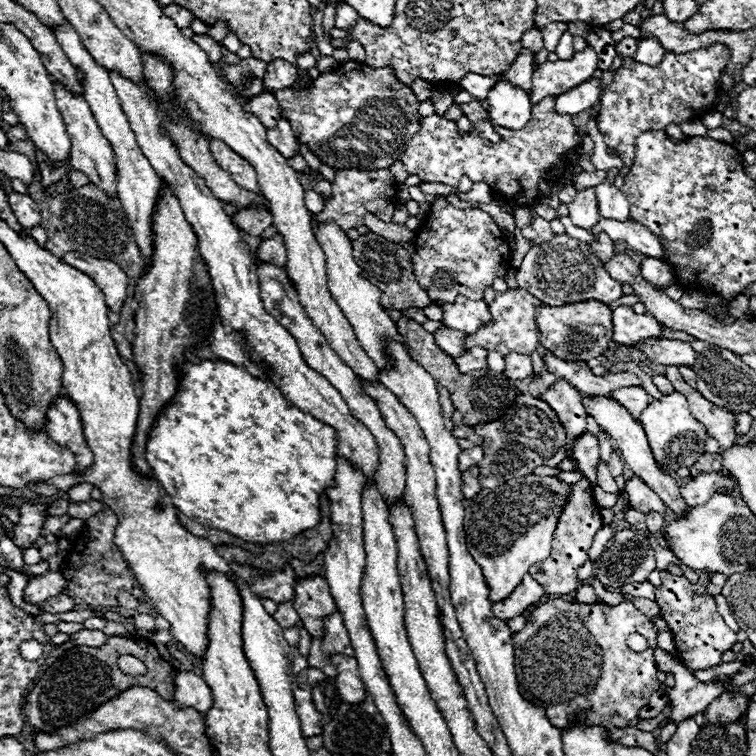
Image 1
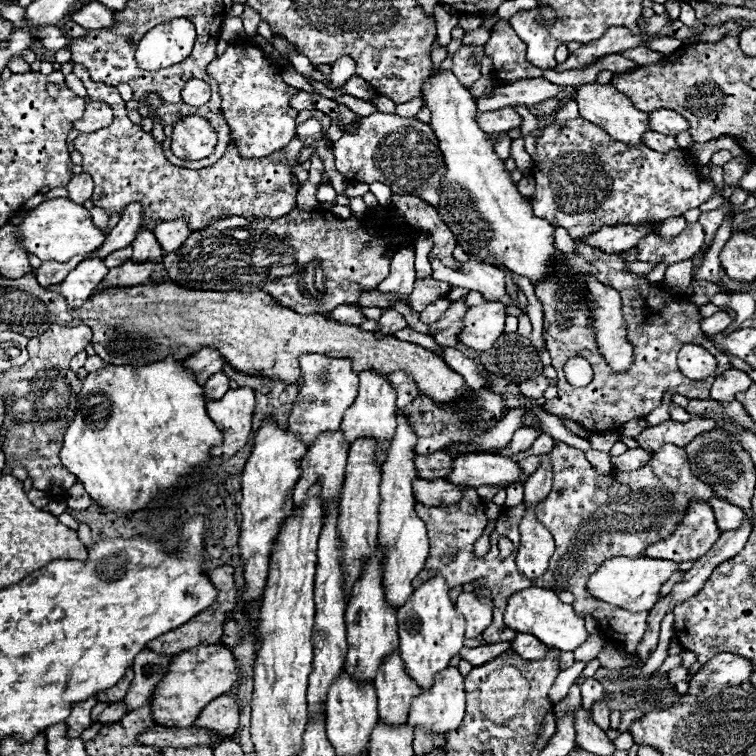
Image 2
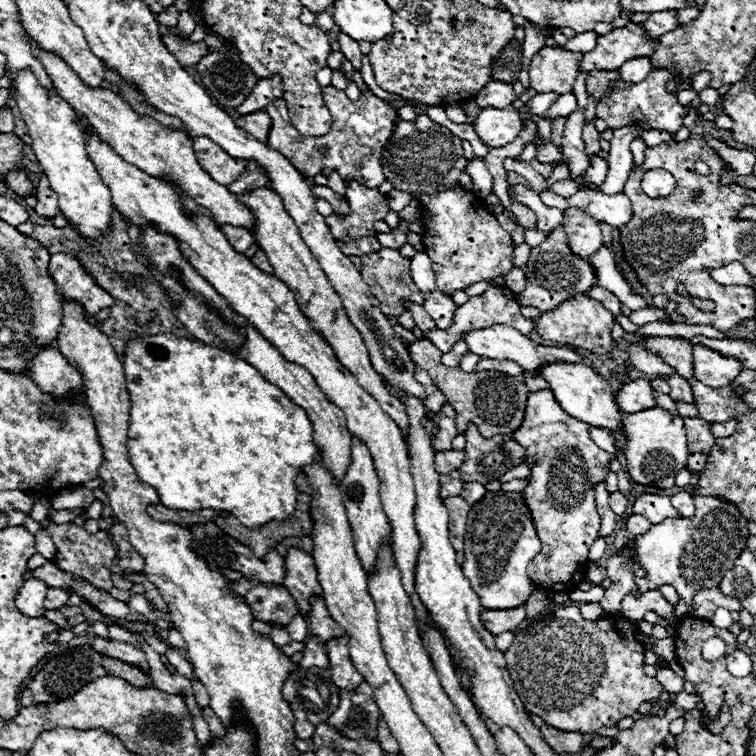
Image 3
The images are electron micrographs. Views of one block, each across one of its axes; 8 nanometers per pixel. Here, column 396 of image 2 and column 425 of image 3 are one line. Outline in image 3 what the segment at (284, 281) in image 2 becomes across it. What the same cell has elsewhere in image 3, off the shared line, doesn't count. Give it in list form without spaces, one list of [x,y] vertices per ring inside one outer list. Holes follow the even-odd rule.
[[[456,186],[432,196],[420,196],[420,208],[424,226],[422,244],[432,260],[440,292],[452,294],[474,282],[504,276],[514,268],[514,242],[478,194]]]

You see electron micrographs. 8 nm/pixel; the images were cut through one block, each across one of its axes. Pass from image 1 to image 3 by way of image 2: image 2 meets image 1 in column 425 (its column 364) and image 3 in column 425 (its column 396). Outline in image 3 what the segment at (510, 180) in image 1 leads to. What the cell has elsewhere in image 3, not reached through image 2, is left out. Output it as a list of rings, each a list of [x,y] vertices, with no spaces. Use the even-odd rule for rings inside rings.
[[[418,116],[414,122],[396,120],[394,134],[382,152],[382,172],[392,182],[394,190],[408,194],[432,194],[454,188],[458,174],[464,170],[462,140],[448,128],[436,124],[428,116]]]

